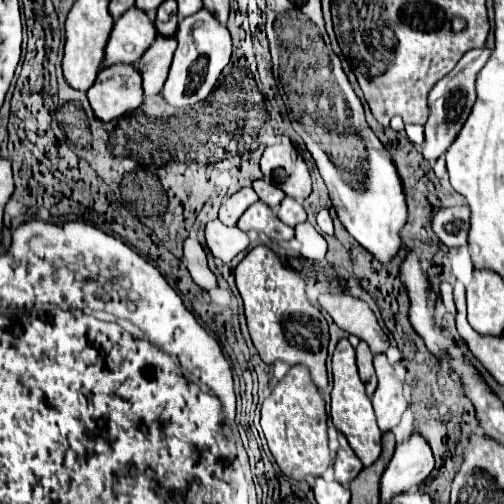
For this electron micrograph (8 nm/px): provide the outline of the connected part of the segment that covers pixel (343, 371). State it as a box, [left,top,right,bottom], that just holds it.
[332,339,380,467]

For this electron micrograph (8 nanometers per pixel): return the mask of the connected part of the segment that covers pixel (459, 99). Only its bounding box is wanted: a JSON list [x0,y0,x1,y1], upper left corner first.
[422,47,492,159]

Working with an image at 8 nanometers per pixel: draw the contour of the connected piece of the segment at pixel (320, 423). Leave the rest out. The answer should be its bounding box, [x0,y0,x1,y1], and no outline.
[260,365,330,481]

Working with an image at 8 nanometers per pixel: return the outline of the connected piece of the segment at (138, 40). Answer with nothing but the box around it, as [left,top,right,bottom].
[104,7,156,65]

